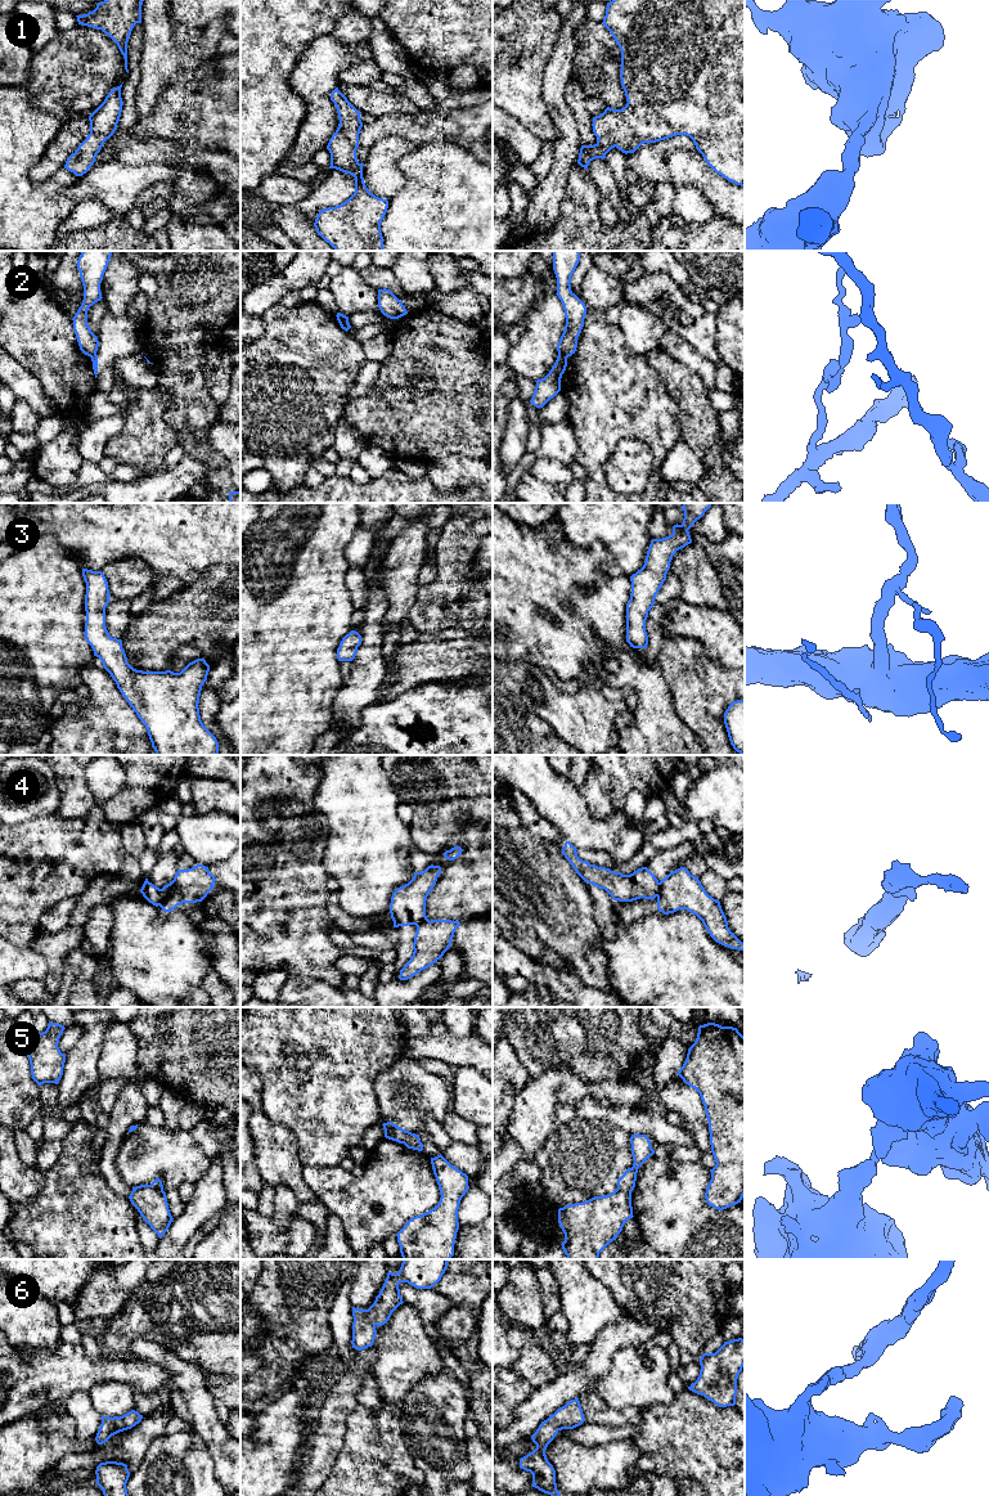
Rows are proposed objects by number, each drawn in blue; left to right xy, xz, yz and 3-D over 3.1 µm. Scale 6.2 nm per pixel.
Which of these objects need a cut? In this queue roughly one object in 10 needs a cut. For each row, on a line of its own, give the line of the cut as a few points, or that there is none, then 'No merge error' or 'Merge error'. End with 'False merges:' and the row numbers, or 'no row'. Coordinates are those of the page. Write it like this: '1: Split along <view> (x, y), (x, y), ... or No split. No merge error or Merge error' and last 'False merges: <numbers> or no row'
1: No split. No merge error
2: Split along yz (558, 353), (566, 358). Merge error
3: No split. No merge error
4: Split along xy (170, 884), (170, 892), (160, 906). Merge error
5: Split along yz (617, 1187), (630, 1193). Merge error
6: No split. No merge error
False merges: 2, 4, 5

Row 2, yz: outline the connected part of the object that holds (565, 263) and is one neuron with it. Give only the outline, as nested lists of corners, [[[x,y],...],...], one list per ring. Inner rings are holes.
[[[553,251],[553,270],[557,278],[557,296],[566,318],[563,333],[557,345],[558,354],[566,358],[575,354],[577,337],[584,327],[585,304],[571,291],[571,277],[580,261],[580,251]]]

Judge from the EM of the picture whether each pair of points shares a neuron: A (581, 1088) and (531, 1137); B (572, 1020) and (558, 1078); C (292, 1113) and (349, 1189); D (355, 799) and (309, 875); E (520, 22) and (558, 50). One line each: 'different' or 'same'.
A: same
B: different
C: different
D: different
E: different

